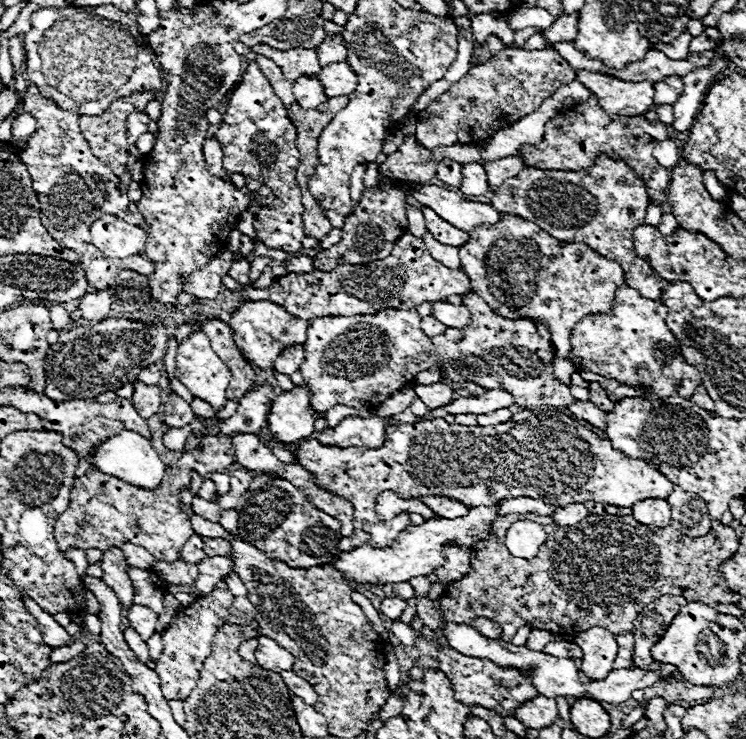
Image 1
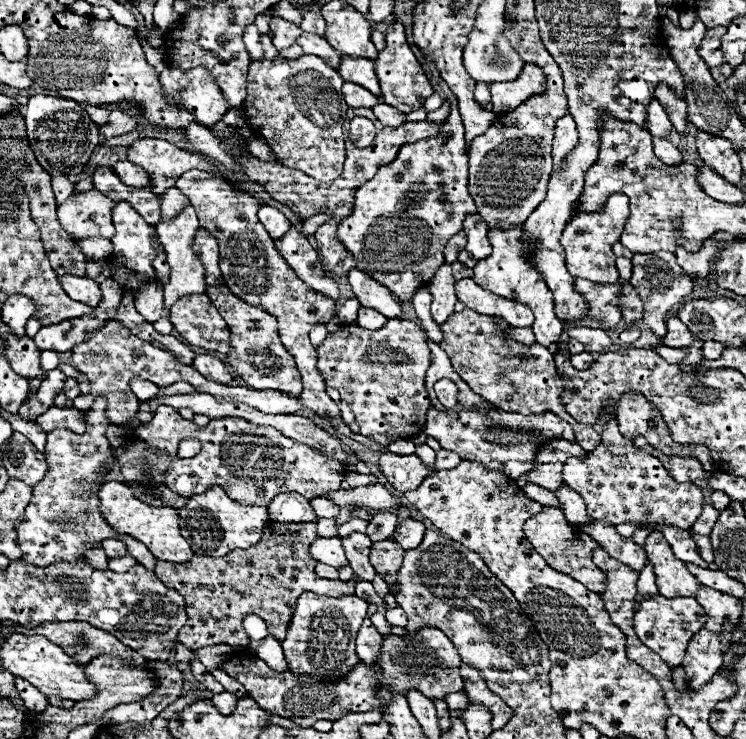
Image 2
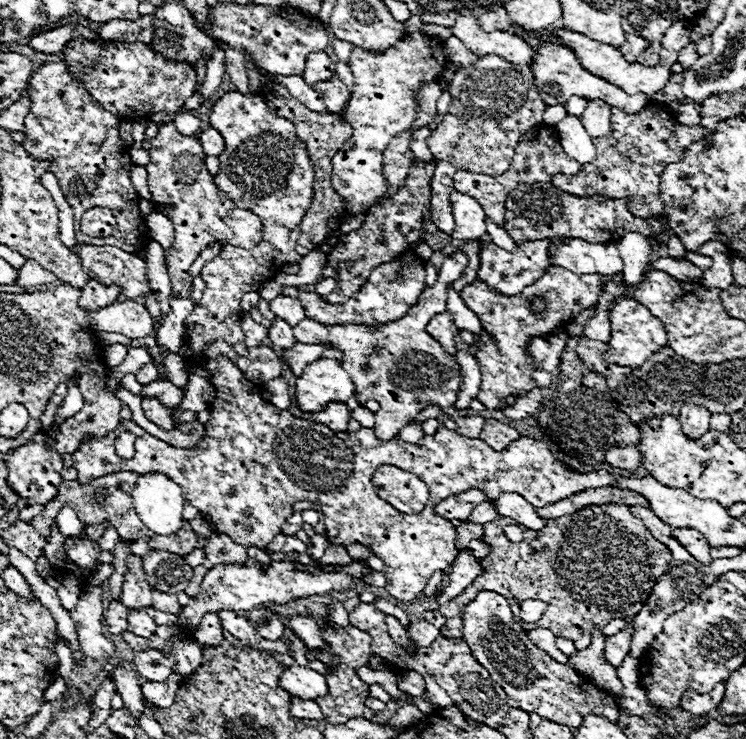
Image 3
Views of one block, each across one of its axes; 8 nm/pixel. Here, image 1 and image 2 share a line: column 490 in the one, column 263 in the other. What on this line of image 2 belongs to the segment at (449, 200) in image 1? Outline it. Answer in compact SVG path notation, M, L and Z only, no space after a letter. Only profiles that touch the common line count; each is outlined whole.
M260 206L258 218L266 226L266 230L270 232L270 236L274 240L280 240L290 230L290 226L292 226L288 222L288 218L282 212L278 212L274 206Z

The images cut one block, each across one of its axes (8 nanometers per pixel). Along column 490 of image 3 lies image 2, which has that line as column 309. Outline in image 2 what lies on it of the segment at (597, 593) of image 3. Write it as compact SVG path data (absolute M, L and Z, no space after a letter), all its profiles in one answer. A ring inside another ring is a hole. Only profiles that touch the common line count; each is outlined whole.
M316 522L282 524L284 530L262 534L260 542L248 550L234 550L226 556L194 556L186 564L160 562L156 576L172 590L178 590L186 602L188 622L178 634L178 642L190 650L228 644L232 648L248 646L248 636L242 630L242 620L248 614L260 616L268 624L268 634L276 640L284 640L286 628L294 614L296 598L310 590L314 594L330 598L346 598L355 592L358 578L349 582L324 580L314 574L316 560L310 554L310 544L316 536ZM230 598L238 598L234 604Z

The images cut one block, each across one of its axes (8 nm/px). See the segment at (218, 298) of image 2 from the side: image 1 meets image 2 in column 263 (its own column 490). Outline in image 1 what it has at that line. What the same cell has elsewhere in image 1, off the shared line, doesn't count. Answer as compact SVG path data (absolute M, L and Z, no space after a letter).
M484 302L484 326L468 326L468 348L460 348L460 342L448 342L446 336L428 338L418 324L420 324L420 316L414 308L410 310L388 308L378 314L366 314L366 316L326 316L326 318L310 320L308 338L304 342L306 360L300 372L304 376L304 382L310 386L312 408L320 414L324 414L334 404L352 406L358 410L362 406L374 408L382 404L386 398L390 398L396 390L404 388L406 384L412 384L418 372L424 372L438 362L444 362L446 370L442 378L446 378L448 382L468 380L488 390L502 388L514 396L520 408L528 408L528 410L538 406L560 408L574 402L574 396L570 394L570 386L558 382L552 372L554 346L546 324L538 320L504 320L502 316L492 312L490 306Z

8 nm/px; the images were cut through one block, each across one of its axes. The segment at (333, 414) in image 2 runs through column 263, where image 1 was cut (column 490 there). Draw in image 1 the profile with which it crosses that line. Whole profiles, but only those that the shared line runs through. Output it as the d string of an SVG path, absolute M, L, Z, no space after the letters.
M506 212L498 224L482 224L482 228L474 228L470 236L474 236L474 240L462 244L458 252L462 270L470 278L472 292L482 296L494 312L508 320L538 318L546 322L556 350L554 374L564 384L570 384L570 376L576 372L570 358L572 328L586 314L608 312L612 308L614 292L624 284L622 266L602 258L586 244L550 238L550 234L534 222Z

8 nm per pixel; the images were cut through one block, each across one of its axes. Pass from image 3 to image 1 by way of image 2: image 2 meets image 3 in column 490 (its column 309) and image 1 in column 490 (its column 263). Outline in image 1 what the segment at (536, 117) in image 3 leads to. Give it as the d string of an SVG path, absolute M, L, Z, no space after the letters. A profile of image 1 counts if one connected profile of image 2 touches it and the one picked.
M504 48L482 66L472 66L448 92L432 100L426 110L416 114L416 140L422 148L440 148L454 144L480 144L494 132L518 122L534 112L546 96L552 96L562 84L572 82L576 70L552 48L526 50Z

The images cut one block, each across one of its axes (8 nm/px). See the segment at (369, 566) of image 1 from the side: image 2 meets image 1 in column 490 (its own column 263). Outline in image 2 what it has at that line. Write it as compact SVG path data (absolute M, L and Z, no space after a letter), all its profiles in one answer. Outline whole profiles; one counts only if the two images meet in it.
M210 486L206 492L190 496L186 506L178 510L180 534L188 540L194 554L202 556L226 556L236 548L246 550L254 546L260 540L266 522L268 522L266 506L238 504L236 500L228 498L220 486Z

